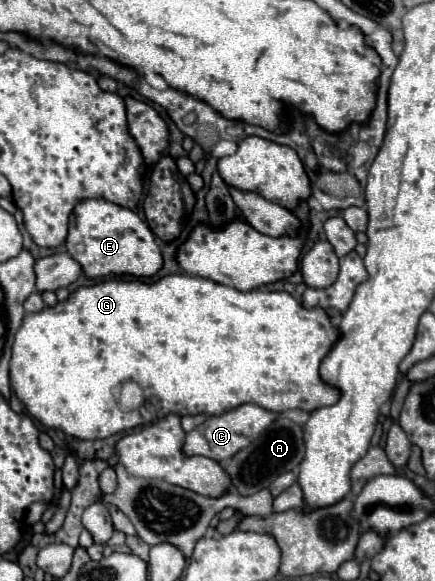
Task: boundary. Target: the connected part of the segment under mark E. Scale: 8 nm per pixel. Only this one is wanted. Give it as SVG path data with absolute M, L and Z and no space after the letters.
M82 200L72 214L66 250L82 266L86 278L136 276L150 278L162 268L162 252L156 236L144 220L128 208L106 200Z

